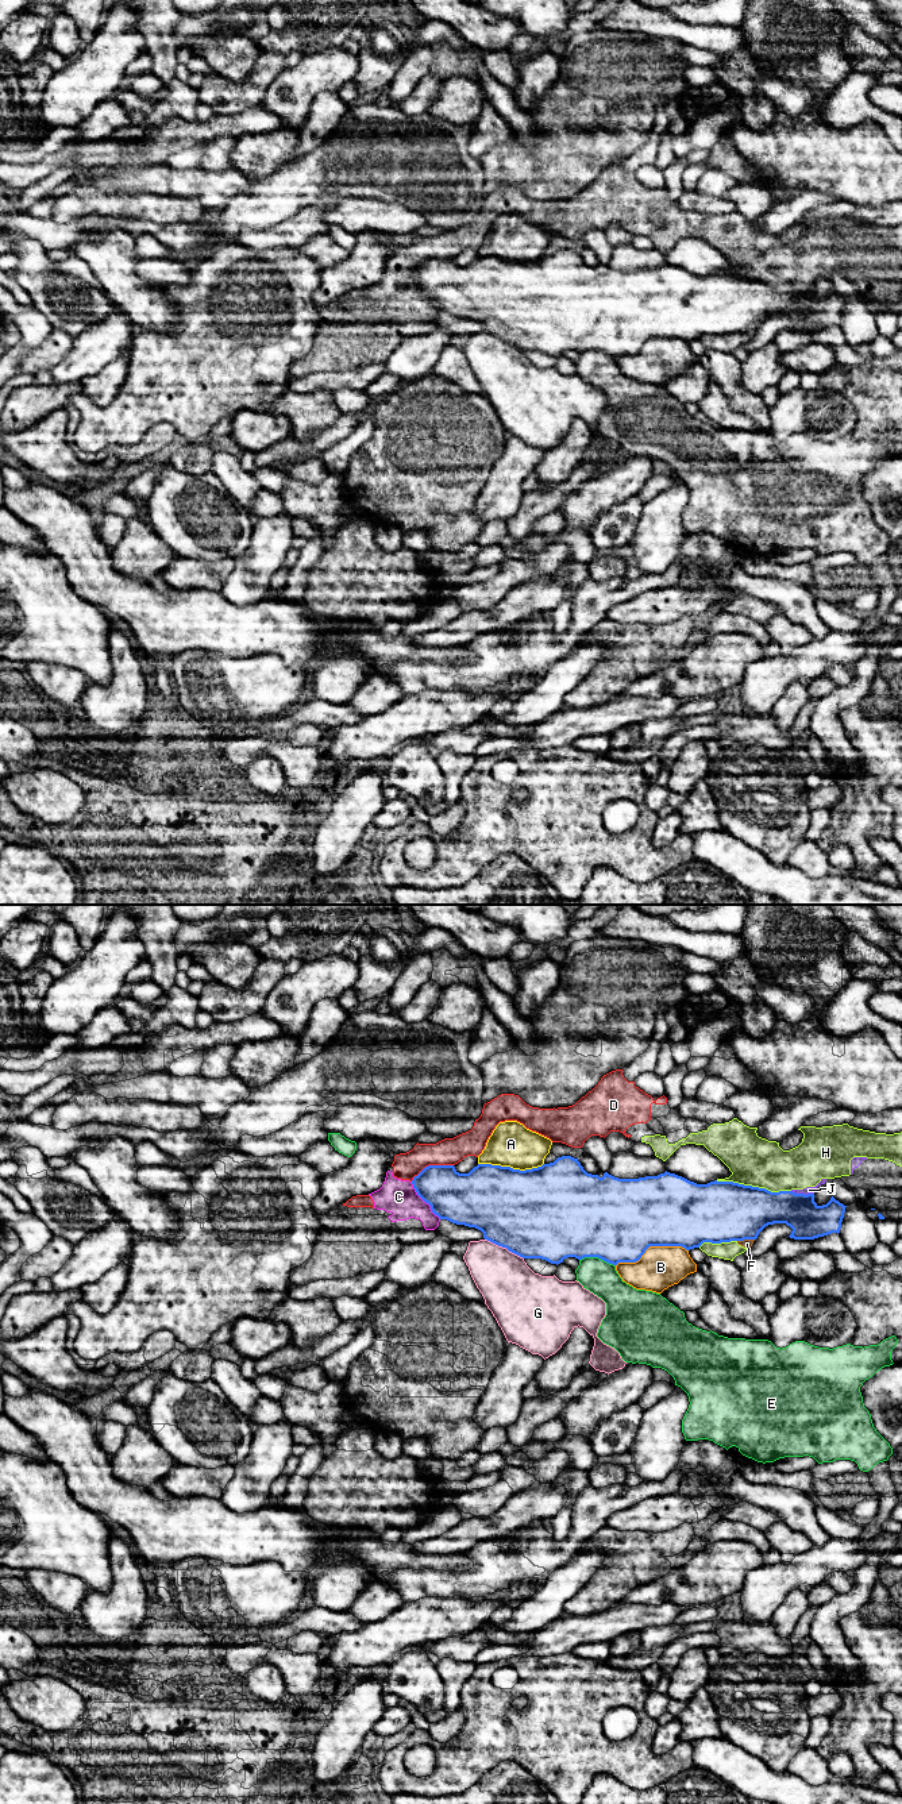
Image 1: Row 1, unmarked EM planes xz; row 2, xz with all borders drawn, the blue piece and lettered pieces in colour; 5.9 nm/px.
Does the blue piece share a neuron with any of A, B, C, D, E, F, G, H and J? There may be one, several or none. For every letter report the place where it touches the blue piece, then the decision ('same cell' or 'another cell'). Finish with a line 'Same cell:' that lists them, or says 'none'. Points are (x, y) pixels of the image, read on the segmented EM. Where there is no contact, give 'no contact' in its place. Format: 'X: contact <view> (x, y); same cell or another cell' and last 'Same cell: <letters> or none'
A: contact xz (509, 1167); another cell
B: contact xz (651, 1245); another cell
C: contact xz (424, 1201); another cell
D: contact xz (431, 1165); another cell
E: contact xz (597, 1256); another cell
F: contact xz (746, 1238); another cell
G: contact xz (504, 1247); another cell
H: contact xz (754, 1187); another cell
J: contact xz (802, 1194); another cell
Same cell: none

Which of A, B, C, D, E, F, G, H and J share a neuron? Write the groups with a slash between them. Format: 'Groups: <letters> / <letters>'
Groups: A / B / C D F H J / E / G

